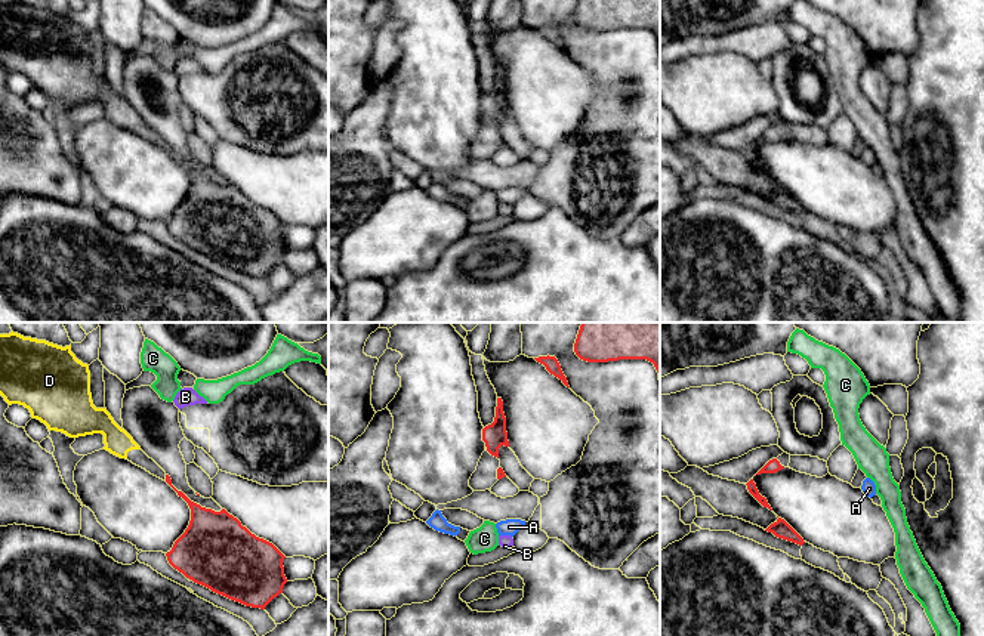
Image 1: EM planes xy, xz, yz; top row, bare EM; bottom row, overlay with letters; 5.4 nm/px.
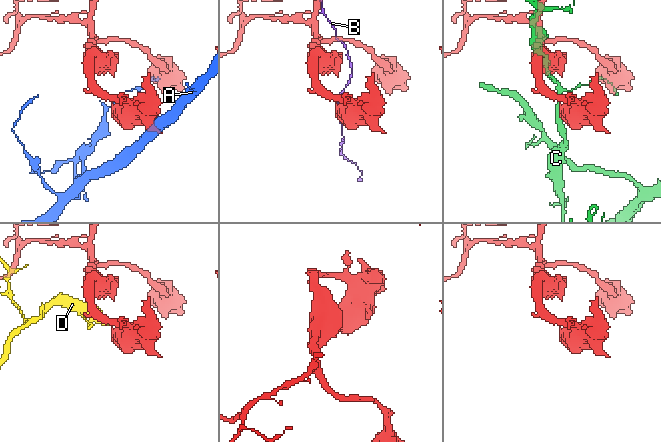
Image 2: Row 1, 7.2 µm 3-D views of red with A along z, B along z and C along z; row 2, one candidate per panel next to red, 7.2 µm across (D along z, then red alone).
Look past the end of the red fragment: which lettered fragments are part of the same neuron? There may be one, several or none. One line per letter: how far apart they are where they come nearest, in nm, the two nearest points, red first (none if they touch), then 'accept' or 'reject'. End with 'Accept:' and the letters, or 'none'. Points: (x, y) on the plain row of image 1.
A: 220 nm | xz (500, 147), (506, 188) | reject
B: 320 nm | xz (499, 147), (499, 204) | reject
C: 240 nm | xz (497, 147), (489, 190) | reject
D: 200 nm | xy (166, 144), (139, 117) | accept
Accept: D

